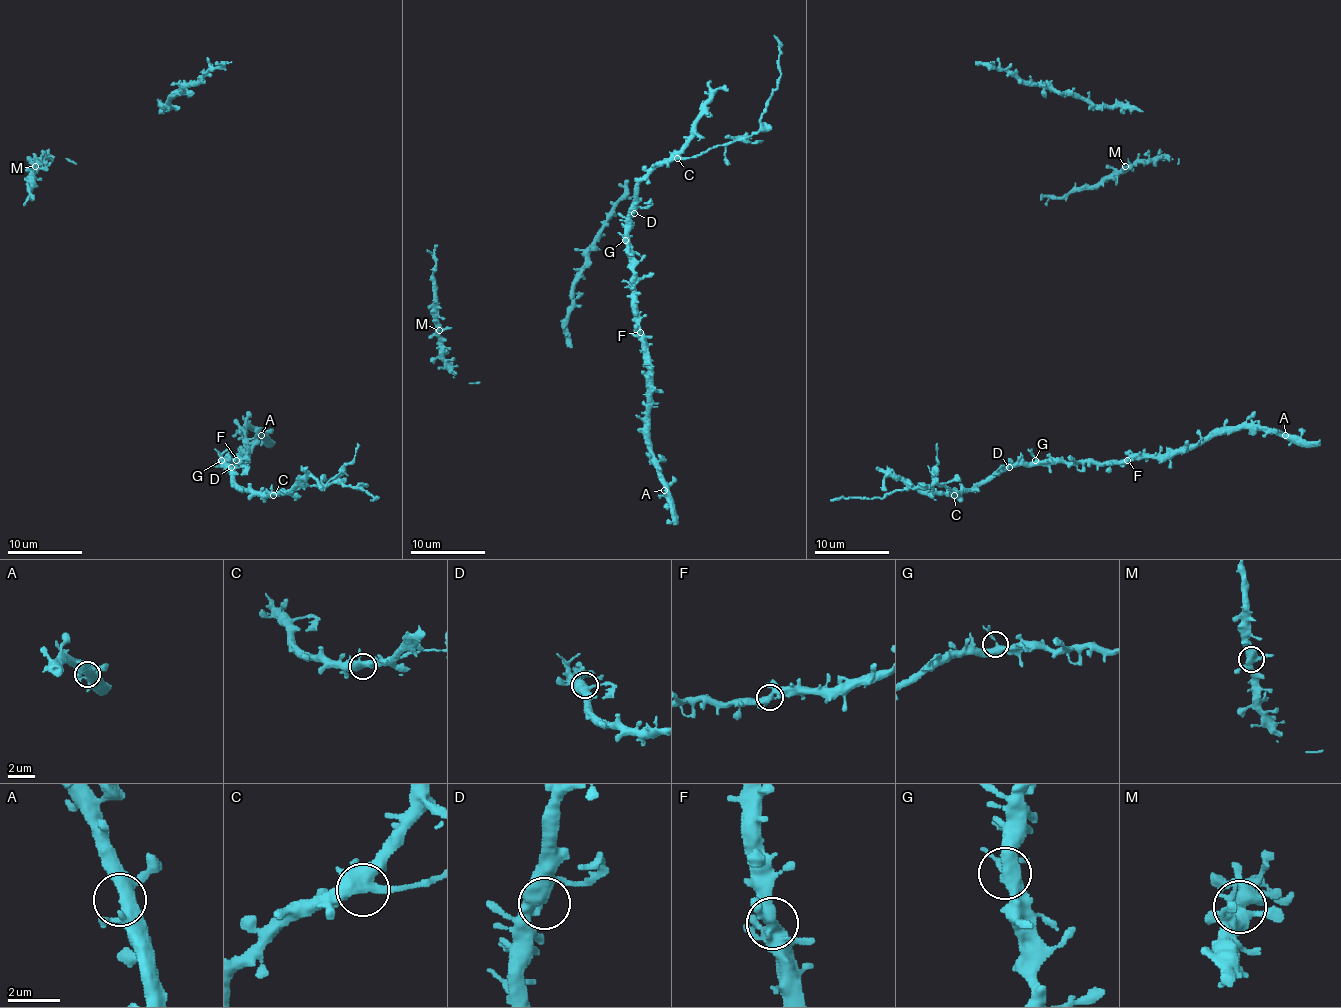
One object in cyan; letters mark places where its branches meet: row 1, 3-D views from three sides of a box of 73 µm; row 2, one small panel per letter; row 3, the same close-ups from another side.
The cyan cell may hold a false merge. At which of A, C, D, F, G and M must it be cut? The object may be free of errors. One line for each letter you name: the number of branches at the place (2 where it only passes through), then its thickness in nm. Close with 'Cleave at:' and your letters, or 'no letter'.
C: 5 branches meet; 460 nm thick
Cleave at: C

